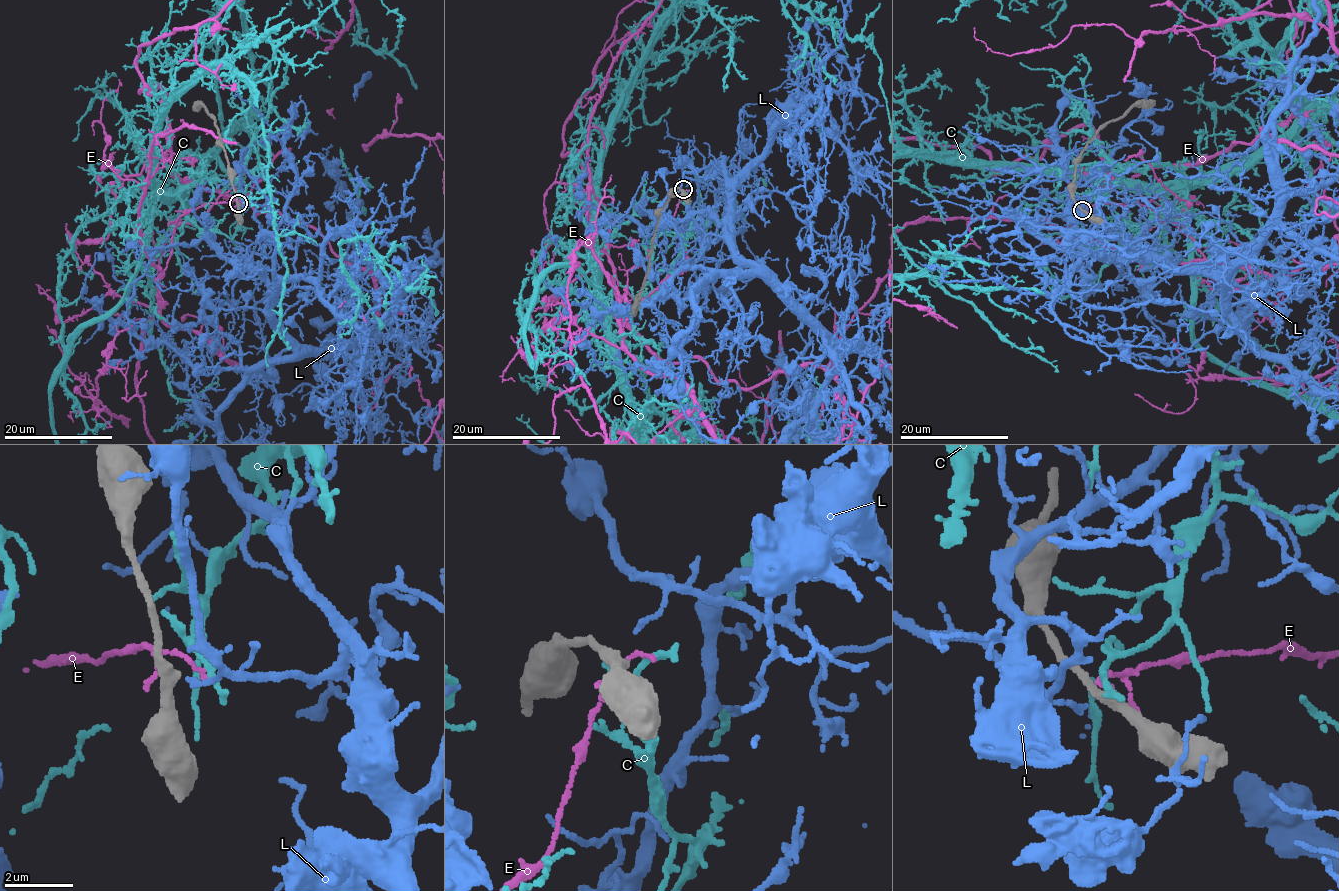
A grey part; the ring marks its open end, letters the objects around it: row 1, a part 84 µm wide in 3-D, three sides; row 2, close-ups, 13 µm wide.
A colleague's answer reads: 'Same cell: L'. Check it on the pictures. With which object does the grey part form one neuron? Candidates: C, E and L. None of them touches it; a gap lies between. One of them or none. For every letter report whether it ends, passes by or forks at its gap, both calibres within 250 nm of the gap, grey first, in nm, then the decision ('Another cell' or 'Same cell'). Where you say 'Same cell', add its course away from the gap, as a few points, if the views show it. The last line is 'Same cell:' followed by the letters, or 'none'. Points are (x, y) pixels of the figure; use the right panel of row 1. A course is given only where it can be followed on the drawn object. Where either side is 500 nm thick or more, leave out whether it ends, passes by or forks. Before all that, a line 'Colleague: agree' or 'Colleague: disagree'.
Colleague: disagree
C: It forks there. Thickness 320 nm (grey) against 140 nm. Another cell
E: It ends there. Thickness 320 nm (grey) against 130 nm. Another cell
L: It ends there. Thickness 320 nm (grey) against 150 nm. Another cell
Same cell: none

